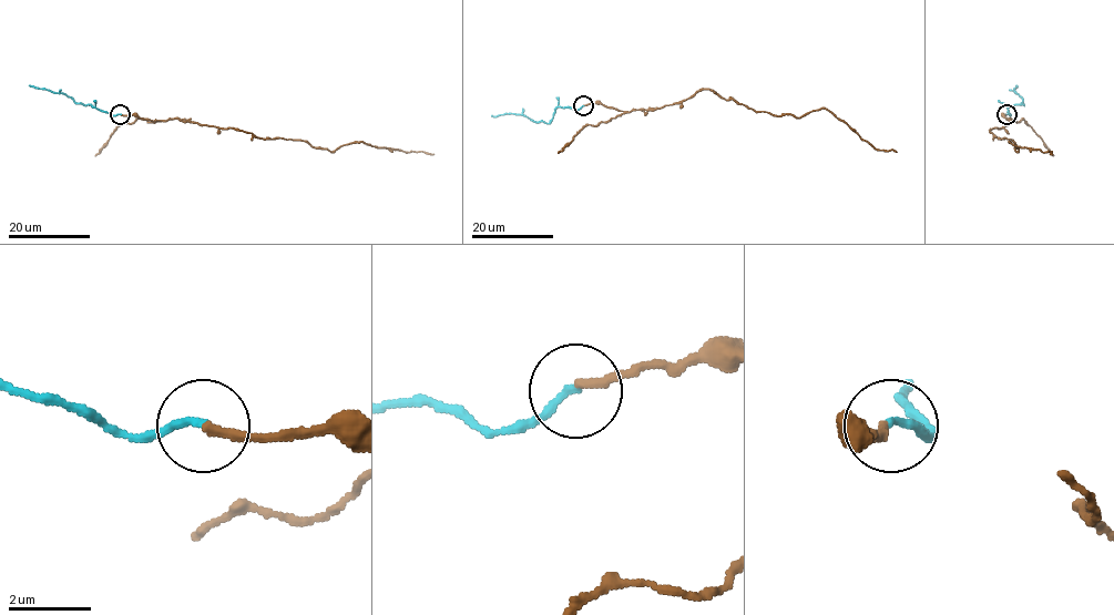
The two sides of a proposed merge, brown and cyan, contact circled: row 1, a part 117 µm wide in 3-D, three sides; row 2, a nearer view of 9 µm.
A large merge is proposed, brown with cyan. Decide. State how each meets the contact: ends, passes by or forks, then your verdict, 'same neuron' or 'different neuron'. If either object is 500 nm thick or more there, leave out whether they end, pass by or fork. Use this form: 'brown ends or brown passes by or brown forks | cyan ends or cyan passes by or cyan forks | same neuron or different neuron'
brown ends | cyan ends | same neuron

